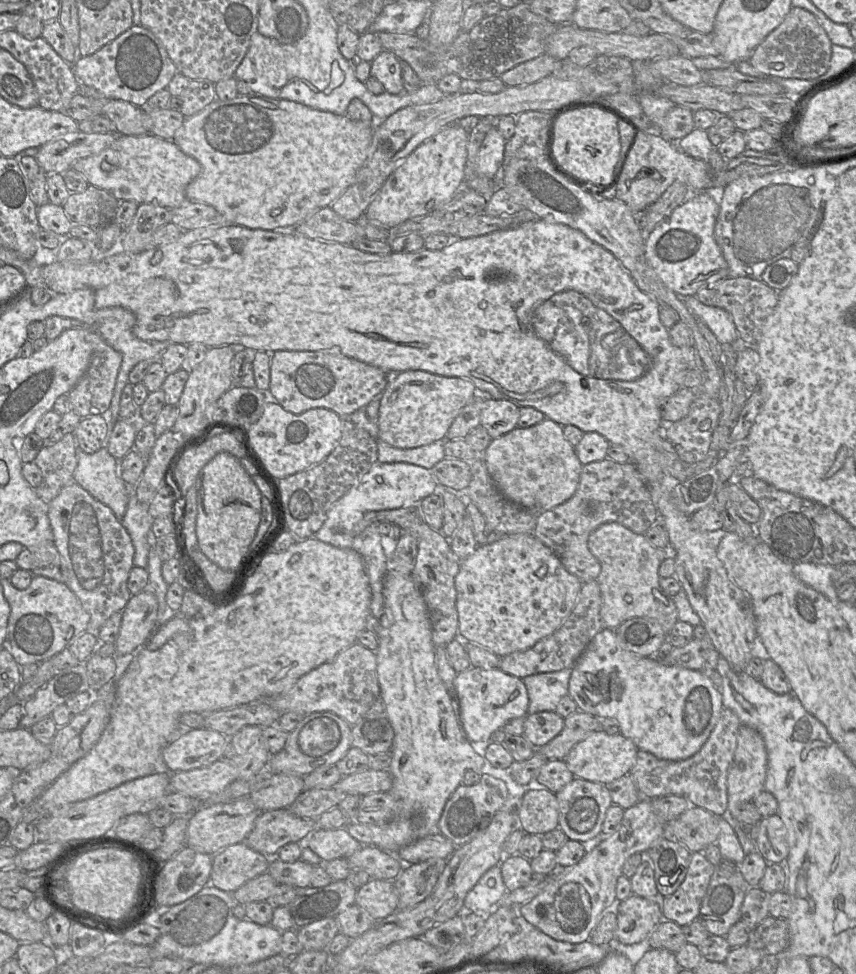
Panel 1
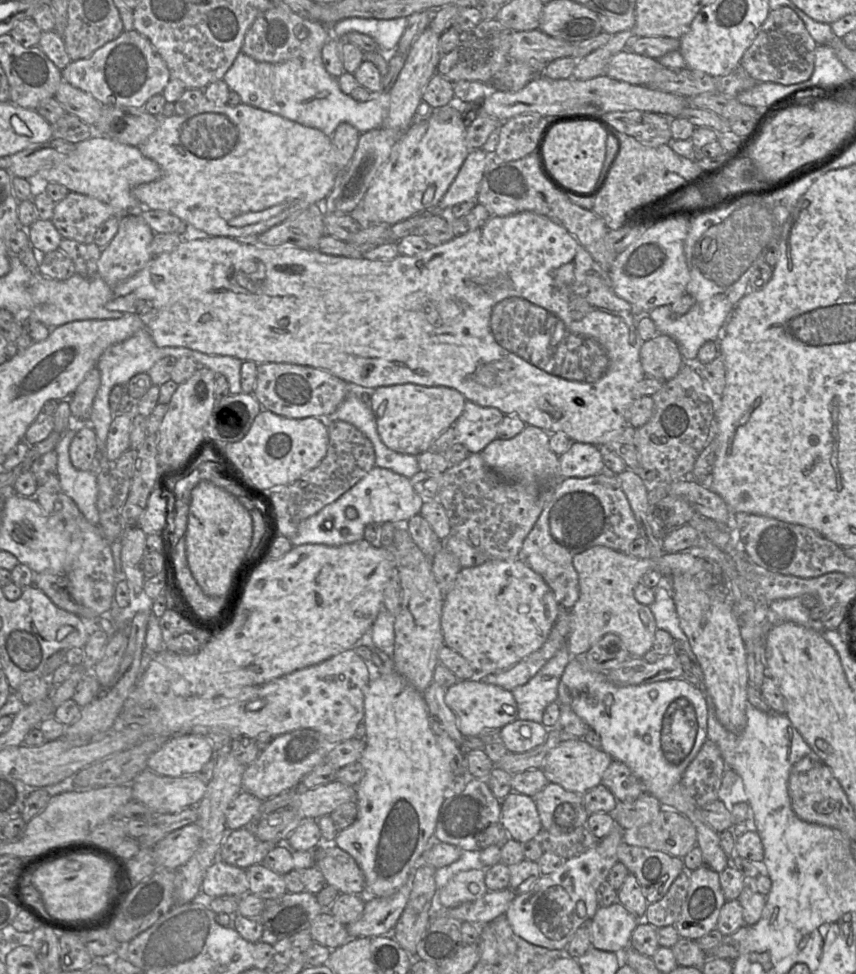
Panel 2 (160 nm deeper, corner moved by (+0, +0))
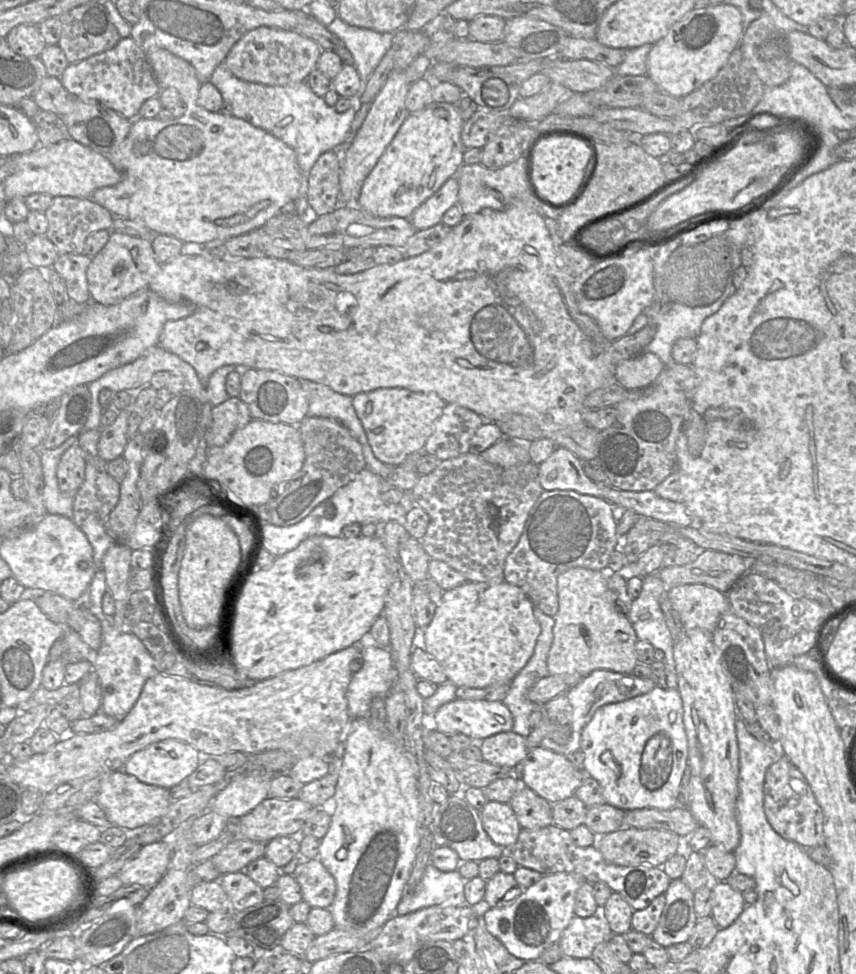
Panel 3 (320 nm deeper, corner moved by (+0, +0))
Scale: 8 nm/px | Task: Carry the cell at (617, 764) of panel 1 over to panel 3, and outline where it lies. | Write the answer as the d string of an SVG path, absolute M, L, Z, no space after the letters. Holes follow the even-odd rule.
M540 746L528 749L528 754L517 768L516 773L522 782L522 786L530 788L551 804L572 796L586 776L583 771L577 770L571 764L567 756Z

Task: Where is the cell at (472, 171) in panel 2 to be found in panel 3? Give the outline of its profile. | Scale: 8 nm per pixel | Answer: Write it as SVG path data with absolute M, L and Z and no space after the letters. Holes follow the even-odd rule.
M451 177L438 191L423 202L410 217L410 221L417 231L439 224L445 212L457 205L458 191L458 180L456 177Z

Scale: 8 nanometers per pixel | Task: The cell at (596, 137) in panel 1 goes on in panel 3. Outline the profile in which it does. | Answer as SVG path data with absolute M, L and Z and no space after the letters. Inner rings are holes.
M550 137L542 140L535 148L531 170L531 183L539 197L552 205L567 200L578 188L585 176L590 161L590 149L577 139Z

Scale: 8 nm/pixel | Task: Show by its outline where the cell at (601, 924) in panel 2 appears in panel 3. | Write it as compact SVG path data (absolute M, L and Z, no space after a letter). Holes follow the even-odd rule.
M600 913L587 918L575 916L561 934L558 944L563 957L590 958L598 945L613 936L607 921Z

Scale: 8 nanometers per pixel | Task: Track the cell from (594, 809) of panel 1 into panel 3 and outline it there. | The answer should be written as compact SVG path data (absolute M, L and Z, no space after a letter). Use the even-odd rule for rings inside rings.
M526 786L515 793L509 804L521 828L538 829L553 824L553 804Z

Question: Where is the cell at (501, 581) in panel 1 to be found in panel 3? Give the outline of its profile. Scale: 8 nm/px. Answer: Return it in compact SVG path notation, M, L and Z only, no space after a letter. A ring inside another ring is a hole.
M468 582L444 591L430 624L420 631L417 647L422 647L443 667L450 683L458 687L485 688L510 683L533 654L541 627L534 615L534 605L518 586L500 583Z

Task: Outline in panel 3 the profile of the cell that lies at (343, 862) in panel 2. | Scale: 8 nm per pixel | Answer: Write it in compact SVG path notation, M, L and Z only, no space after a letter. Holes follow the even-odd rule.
M318 858L302 859L292 875L299 883L302 900L312 908L328 908L336 894L336 882Z

